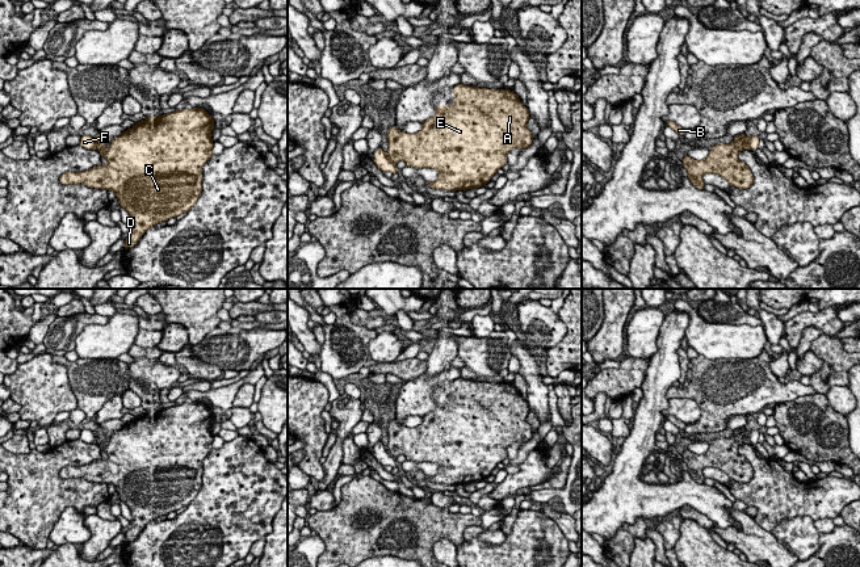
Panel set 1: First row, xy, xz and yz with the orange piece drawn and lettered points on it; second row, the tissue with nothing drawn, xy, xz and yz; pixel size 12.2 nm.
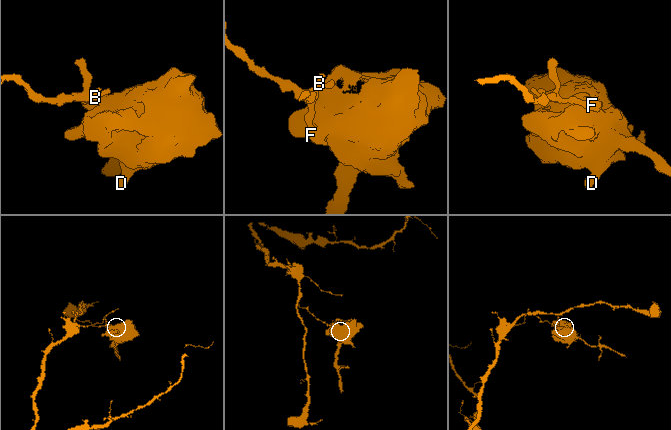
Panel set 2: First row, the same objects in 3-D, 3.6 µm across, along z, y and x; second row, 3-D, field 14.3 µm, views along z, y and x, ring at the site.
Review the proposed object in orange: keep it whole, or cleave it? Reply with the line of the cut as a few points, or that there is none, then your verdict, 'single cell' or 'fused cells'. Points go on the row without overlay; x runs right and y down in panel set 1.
xz (386, 449), (394, 457) | fused cells

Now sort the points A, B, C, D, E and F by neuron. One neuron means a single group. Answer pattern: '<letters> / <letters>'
A C D E / B F

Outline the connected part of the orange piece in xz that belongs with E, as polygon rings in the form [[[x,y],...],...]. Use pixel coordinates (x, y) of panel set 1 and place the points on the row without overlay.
[[[457,378],[453,387],[454,398],[436,399],[436,408],[421,416],[418,427],[408,428],[391,420],[387,425],[387,452],[393,457],[403,454],[406,461],[436,463],[437,474],[427,476],[427,480],[456,486],[484,480],[507,458],[507,448],[529,441],[533,430],[527,421],[528,402],[508,382],[494,385]]]

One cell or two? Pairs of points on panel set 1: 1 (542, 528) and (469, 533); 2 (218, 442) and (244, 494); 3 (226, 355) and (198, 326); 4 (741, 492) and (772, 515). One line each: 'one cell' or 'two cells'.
1: one cell
2: two cells
3: two cells
4: one cell

